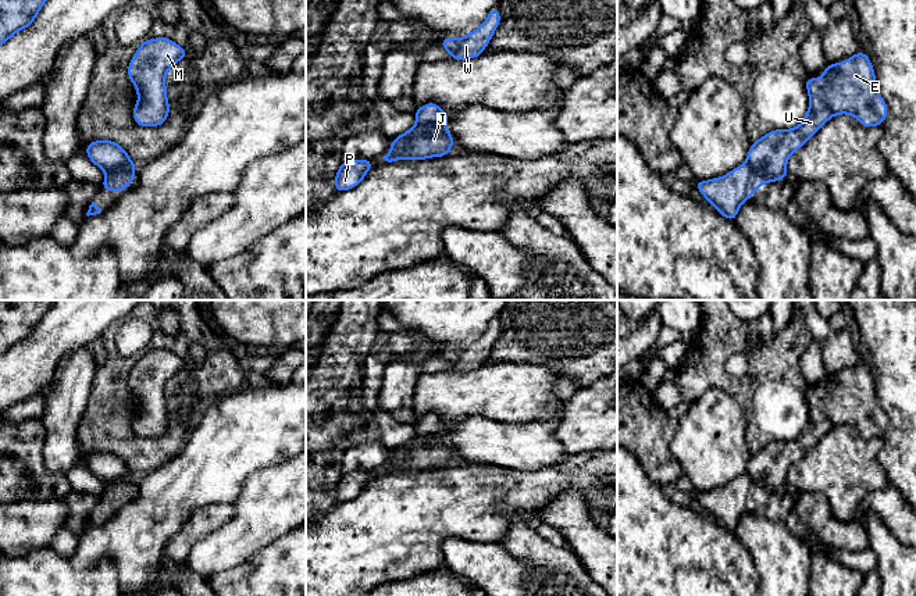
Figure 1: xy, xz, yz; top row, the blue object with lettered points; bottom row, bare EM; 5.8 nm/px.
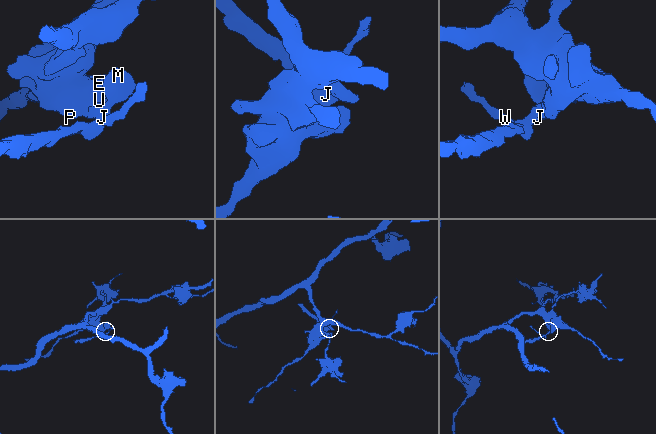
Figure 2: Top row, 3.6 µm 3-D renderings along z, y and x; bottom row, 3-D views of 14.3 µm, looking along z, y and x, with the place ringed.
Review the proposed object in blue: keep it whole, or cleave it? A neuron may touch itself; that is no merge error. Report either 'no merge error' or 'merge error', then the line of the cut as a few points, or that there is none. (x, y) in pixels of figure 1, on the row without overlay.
merge error; cut xy (134, 479), (109, 481), (106, 484)

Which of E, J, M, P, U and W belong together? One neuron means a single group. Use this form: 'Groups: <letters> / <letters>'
Groups: E J M P U / W

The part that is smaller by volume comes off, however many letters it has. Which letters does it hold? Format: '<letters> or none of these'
W

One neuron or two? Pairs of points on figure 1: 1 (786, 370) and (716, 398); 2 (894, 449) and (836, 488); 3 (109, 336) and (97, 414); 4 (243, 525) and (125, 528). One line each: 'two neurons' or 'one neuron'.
1: two neurons
2: two neurons
3: one neuron
4: two neurons

